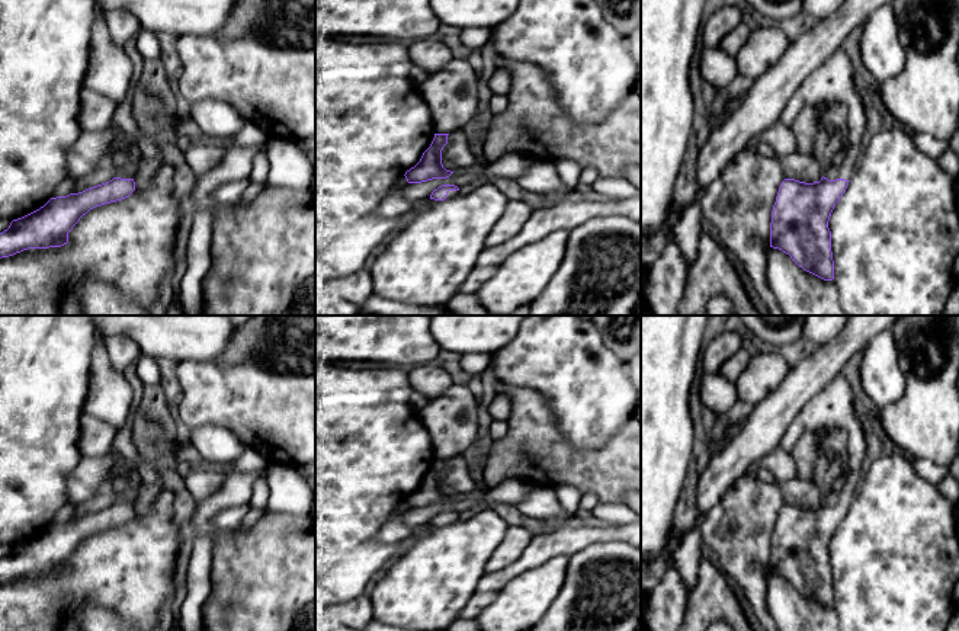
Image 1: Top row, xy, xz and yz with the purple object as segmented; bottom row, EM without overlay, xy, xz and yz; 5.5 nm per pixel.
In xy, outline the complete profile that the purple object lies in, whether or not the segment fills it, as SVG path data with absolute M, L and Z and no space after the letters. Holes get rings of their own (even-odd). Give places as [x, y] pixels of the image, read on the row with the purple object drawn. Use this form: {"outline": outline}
{"outline": "M137 142L124 150L128 163L119 164L119 176L89 188L78 193L51 198L39 209L13 220L7 230L0 233L0 259L28 249L61 247L68 243L68 233L90 209L122 201L135 190L134 174L139 163Z"}

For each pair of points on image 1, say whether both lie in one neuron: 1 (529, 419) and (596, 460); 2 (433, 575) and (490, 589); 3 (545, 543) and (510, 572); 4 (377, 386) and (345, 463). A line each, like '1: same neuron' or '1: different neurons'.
1: same neuron
2: different neurons
3: same neuron
4: same neuron

